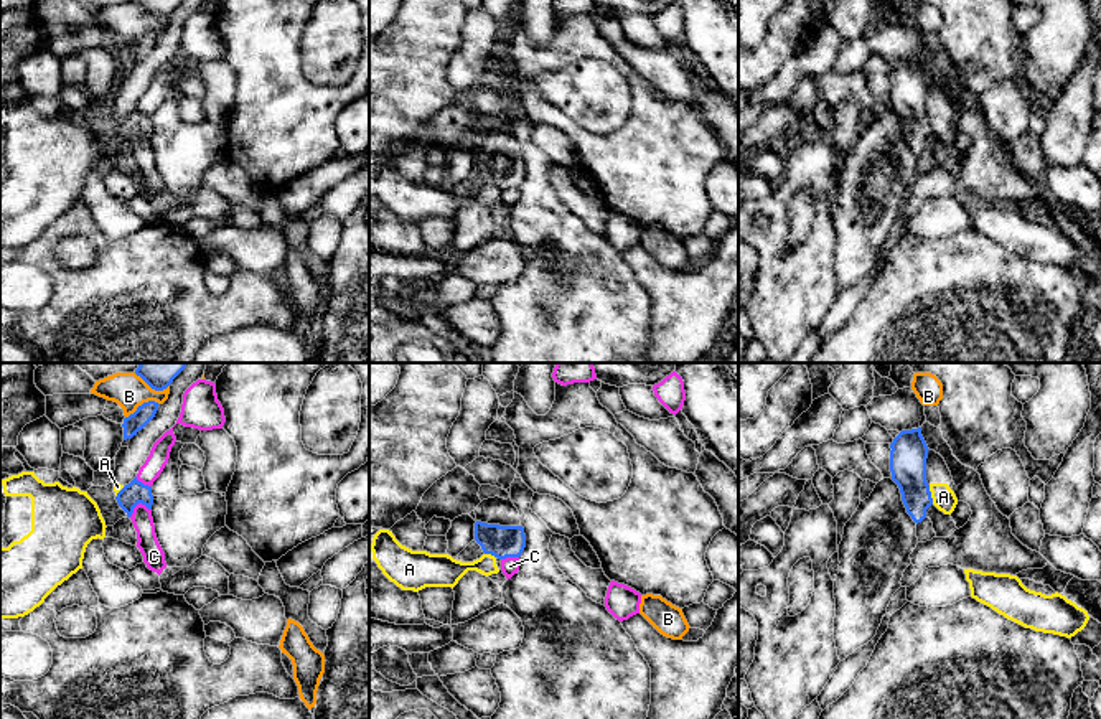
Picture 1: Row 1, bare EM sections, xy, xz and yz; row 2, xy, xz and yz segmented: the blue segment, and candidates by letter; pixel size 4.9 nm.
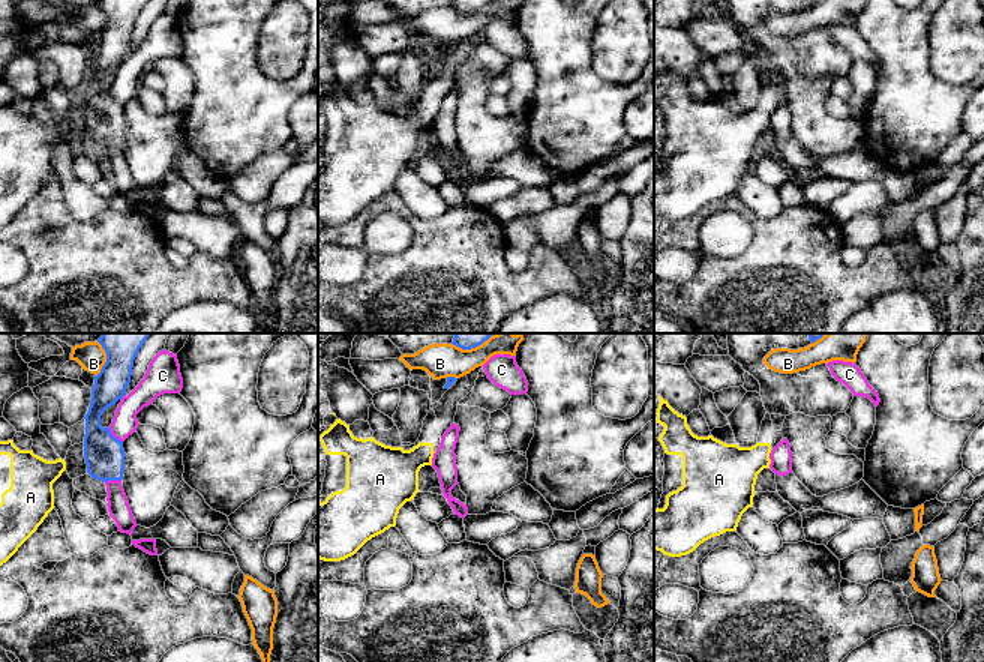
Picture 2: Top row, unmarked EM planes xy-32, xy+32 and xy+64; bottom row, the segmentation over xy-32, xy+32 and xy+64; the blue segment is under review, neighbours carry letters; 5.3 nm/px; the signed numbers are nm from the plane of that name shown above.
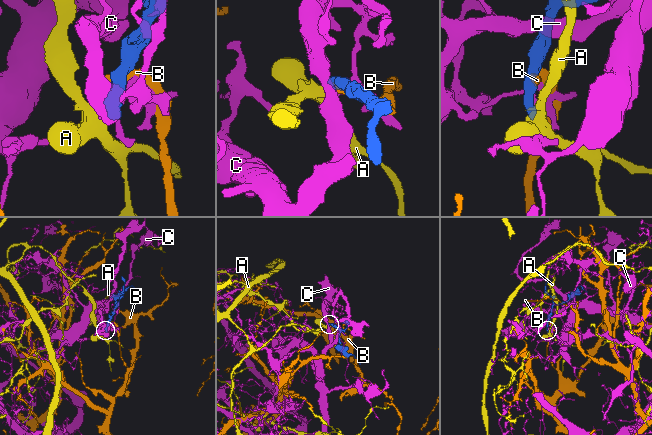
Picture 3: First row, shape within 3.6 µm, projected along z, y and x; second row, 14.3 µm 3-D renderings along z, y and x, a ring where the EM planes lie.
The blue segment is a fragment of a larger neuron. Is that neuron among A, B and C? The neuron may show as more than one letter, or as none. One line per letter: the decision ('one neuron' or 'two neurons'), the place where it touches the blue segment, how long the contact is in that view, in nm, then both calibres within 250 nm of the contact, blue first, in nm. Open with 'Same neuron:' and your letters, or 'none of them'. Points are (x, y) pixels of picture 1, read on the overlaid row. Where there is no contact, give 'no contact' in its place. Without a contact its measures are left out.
Same neuron: none of them
A: two neurons | yz (930, 495) | 100 nm | 180/110 nm
B: two neurons | xy (144, 403) | 180 nm | 90/170 nm
C: two neurons | xy (137, 503) | 120 nm | 110/100 nm

